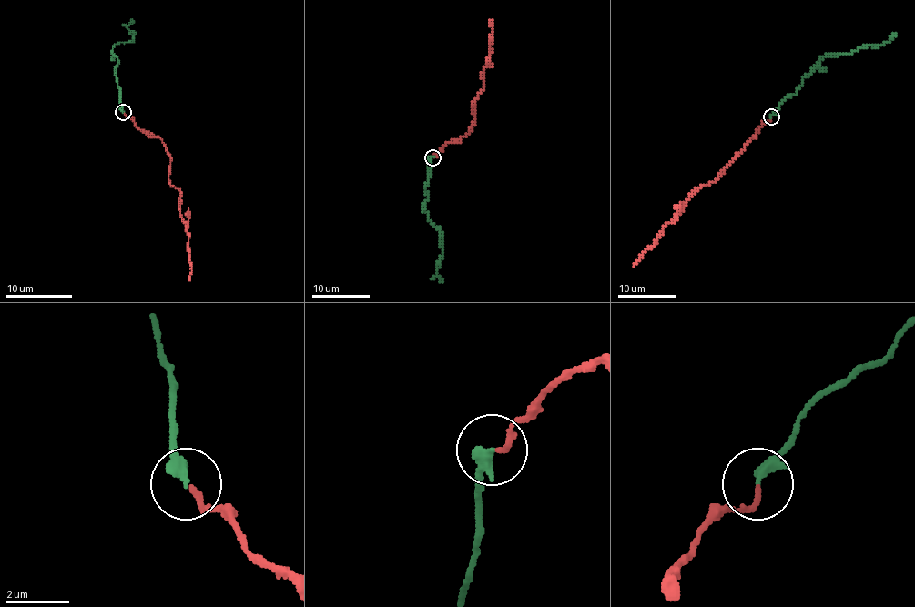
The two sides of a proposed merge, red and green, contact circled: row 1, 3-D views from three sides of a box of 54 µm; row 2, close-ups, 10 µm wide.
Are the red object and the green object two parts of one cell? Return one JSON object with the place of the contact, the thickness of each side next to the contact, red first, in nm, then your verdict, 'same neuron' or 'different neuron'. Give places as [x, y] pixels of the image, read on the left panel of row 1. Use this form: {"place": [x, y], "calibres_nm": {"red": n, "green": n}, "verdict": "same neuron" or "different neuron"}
{"place": [123, 112], "calibres_nm": {"red": 160, "green": 360}, "verdict": "same neuron"}

